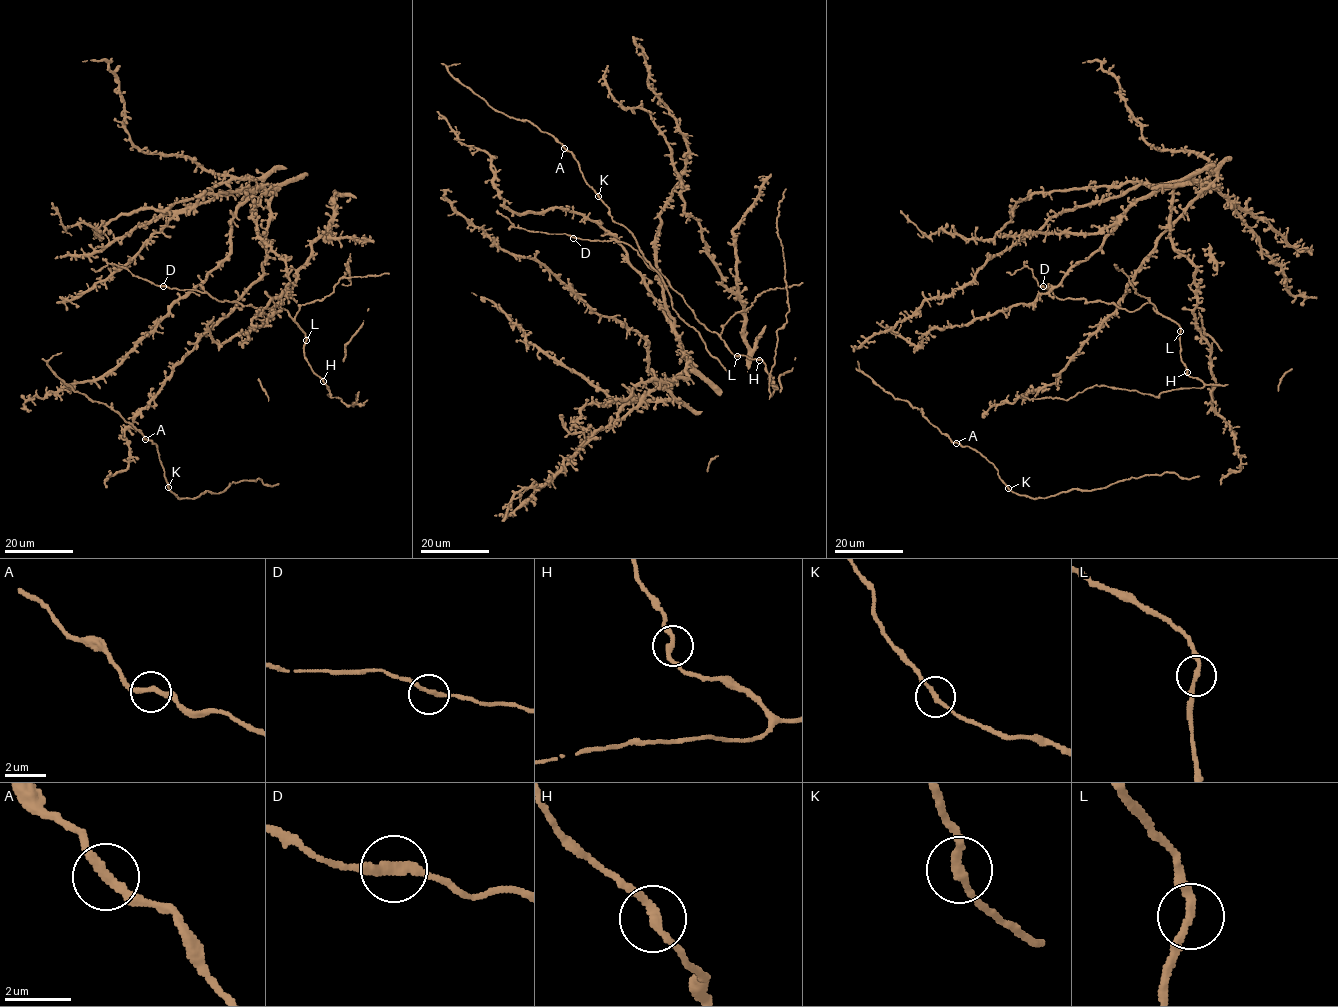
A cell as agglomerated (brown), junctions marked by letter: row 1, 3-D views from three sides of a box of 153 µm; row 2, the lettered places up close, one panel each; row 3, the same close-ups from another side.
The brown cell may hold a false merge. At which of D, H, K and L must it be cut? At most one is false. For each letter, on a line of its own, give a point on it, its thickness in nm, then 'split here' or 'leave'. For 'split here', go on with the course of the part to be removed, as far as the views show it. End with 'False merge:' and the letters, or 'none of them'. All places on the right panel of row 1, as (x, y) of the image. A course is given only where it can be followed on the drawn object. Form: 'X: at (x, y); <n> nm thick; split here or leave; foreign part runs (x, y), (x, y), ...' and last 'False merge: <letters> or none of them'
D: at (1043, 286); 220 nm thick; leave
H: at (1187, 372); 240 nm thick; leave
K: at (1008, 488); 220 nm thick; leave
L: at (1180, 331); 200 nm thick; leave
False merge: none of them

